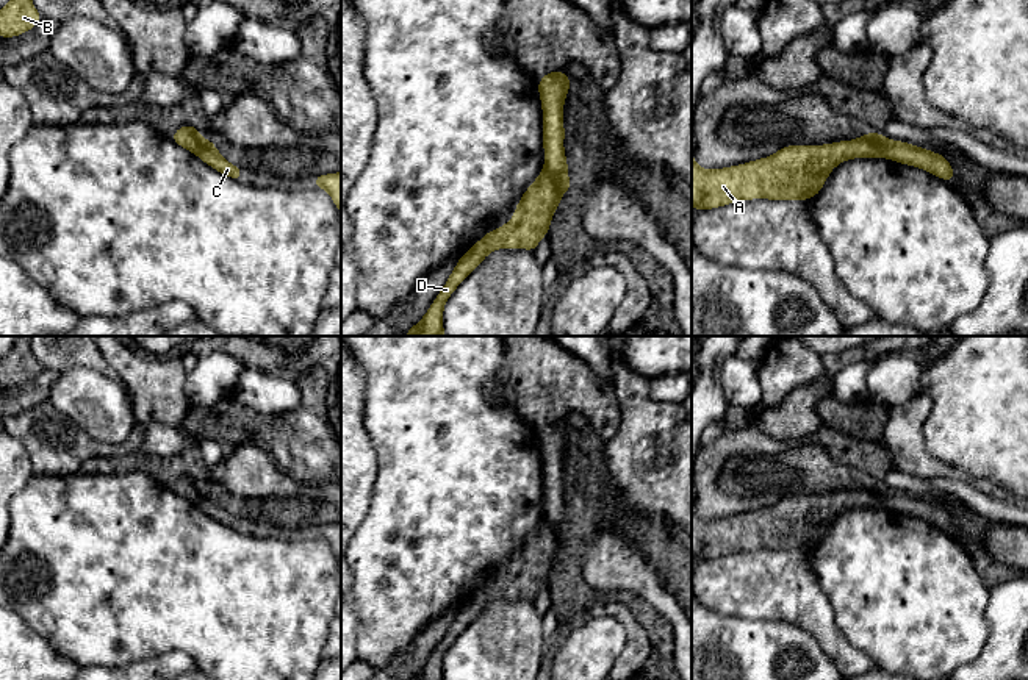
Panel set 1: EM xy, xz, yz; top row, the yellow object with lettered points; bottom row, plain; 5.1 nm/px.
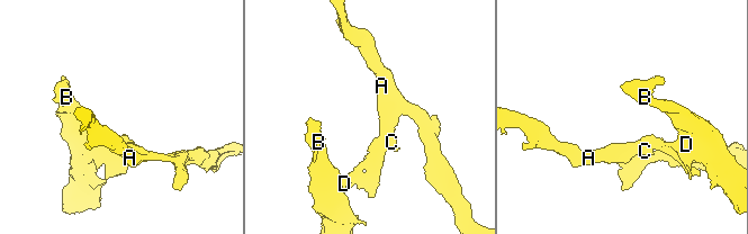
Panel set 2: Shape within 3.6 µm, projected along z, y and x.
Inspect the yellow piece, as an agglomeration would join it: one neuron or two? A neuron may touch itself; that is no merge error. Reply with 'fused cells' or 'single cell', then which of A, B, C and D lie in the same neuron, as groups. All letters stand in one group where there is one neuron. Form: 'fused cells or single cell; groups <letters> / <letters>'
fused cells; groups A C / B D

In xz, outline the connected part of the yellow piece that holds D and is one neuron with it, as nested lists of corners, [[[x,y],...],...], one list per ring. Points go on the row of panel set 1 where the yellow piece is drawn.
[[[543,169],[521,195],[515,206],[515,216],[501,228],[488,231],[458,258],[457,266],[424,317],[404,336],[446,336],[443,331],[443,310],[458,285],[496,249],[526,249],[535,253],[540,239],[549,233],[549,224],[562,194],[554,178]]]

